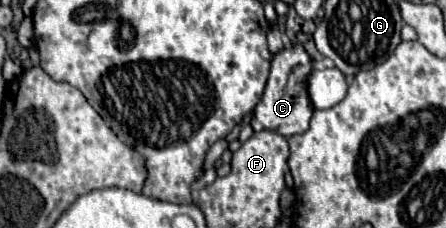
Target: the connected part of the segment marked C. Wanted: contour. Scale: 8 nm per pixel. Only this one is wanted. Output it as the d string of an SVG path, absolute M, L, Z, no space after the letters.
M294 45L290 49L282 49L280 53L276 53L272 57L272 67L270 67L270 77L268 77L268 85L264 89L264 97L262 101L254 107L254 119L252 119L252 127L254 131L276 131L282 137L292 137L296 133L304 133L308 129L310 117L312 117L312 105L308 99L308 91L306 91L306 79L312 71L312 59L308 57L308 53Z

